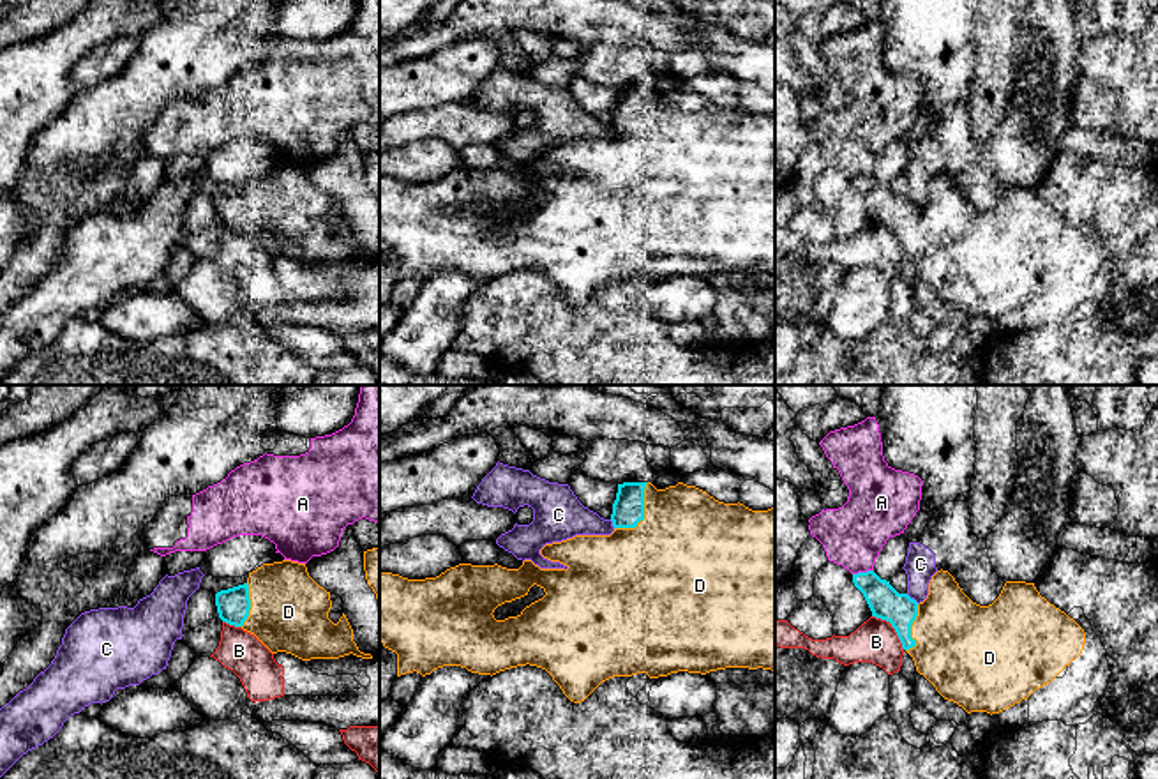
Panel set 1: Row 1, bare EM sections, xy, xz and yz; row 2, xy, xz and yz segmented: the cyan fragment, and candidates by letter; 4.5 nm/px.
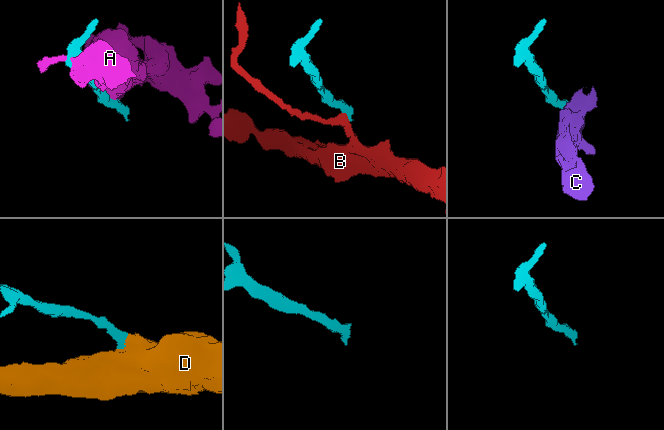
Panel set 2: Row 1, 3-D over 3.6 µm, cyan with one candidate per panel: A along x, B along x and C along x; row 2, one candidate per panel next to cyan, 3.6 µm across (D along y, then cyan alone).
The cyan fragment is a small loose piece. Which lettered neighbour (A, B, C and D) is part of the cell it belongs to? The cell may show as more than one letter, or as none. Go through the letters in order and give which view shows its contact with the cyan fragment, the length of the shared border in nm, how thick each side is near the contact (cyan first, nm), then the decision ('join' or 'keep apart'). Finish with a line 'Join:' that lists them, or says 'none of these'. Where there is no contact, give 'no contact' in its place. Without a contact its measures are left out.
A: contact in yz; length 100 nm; calibres 150 and 280 nm; keep apart
B: contact in yz; length 220 nm; calibres 150 and 200 nm; keep apart
C: contact in yz; length 80 nm; calibres 150 and 140 nm; keep apart
D: contact in xz; length 260 nm; calibres 140 and 480 nm; join
Join: D

